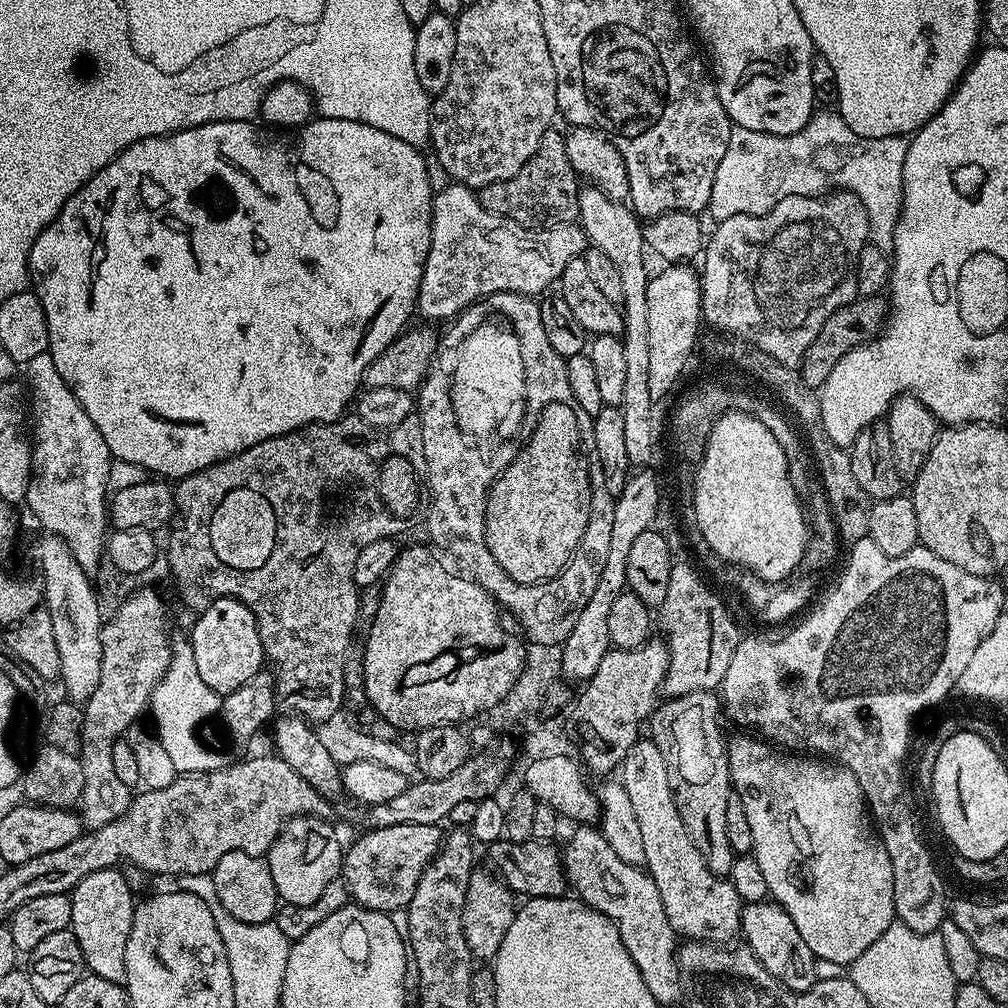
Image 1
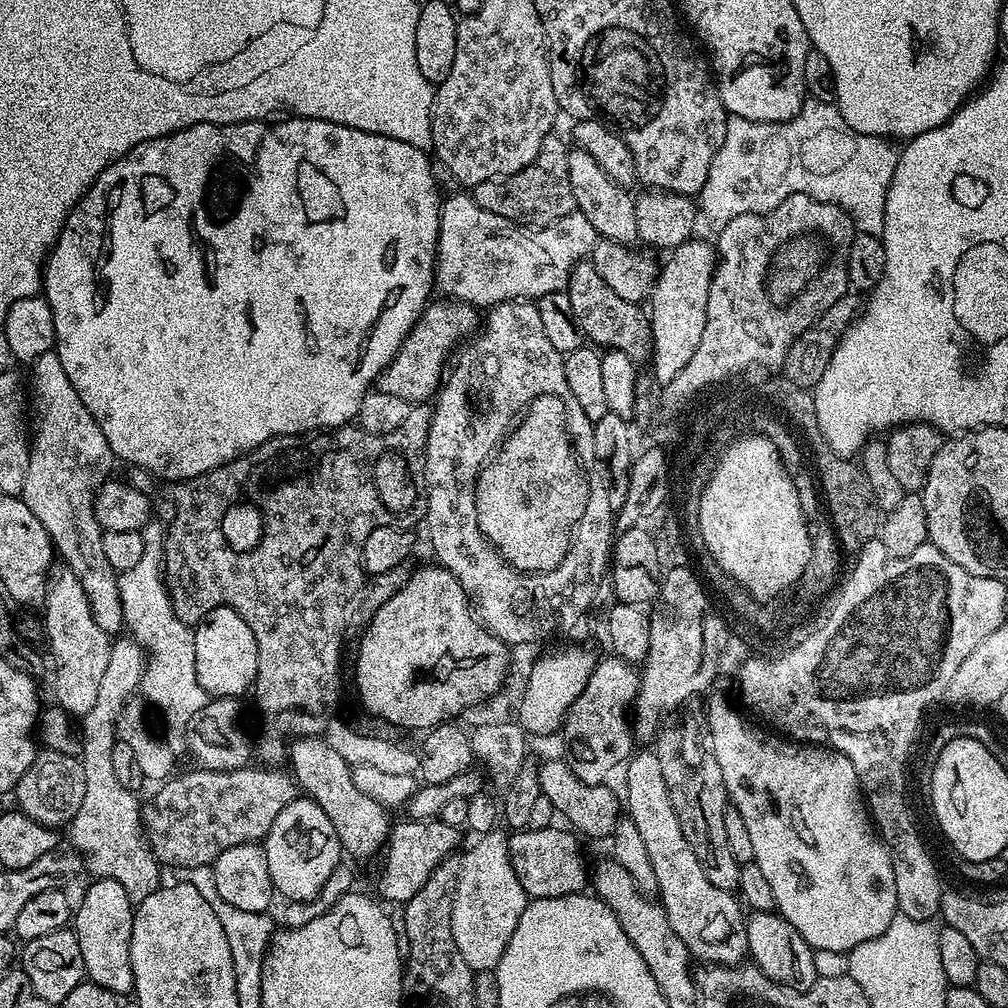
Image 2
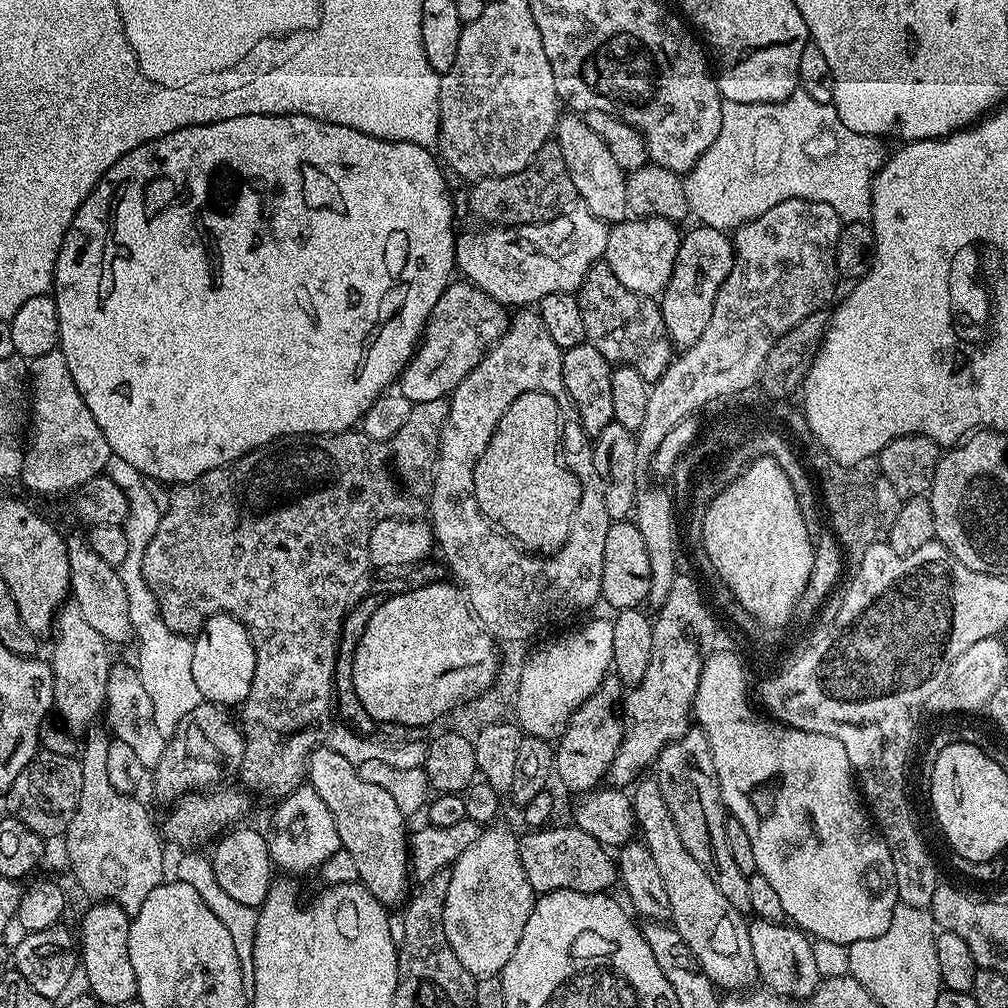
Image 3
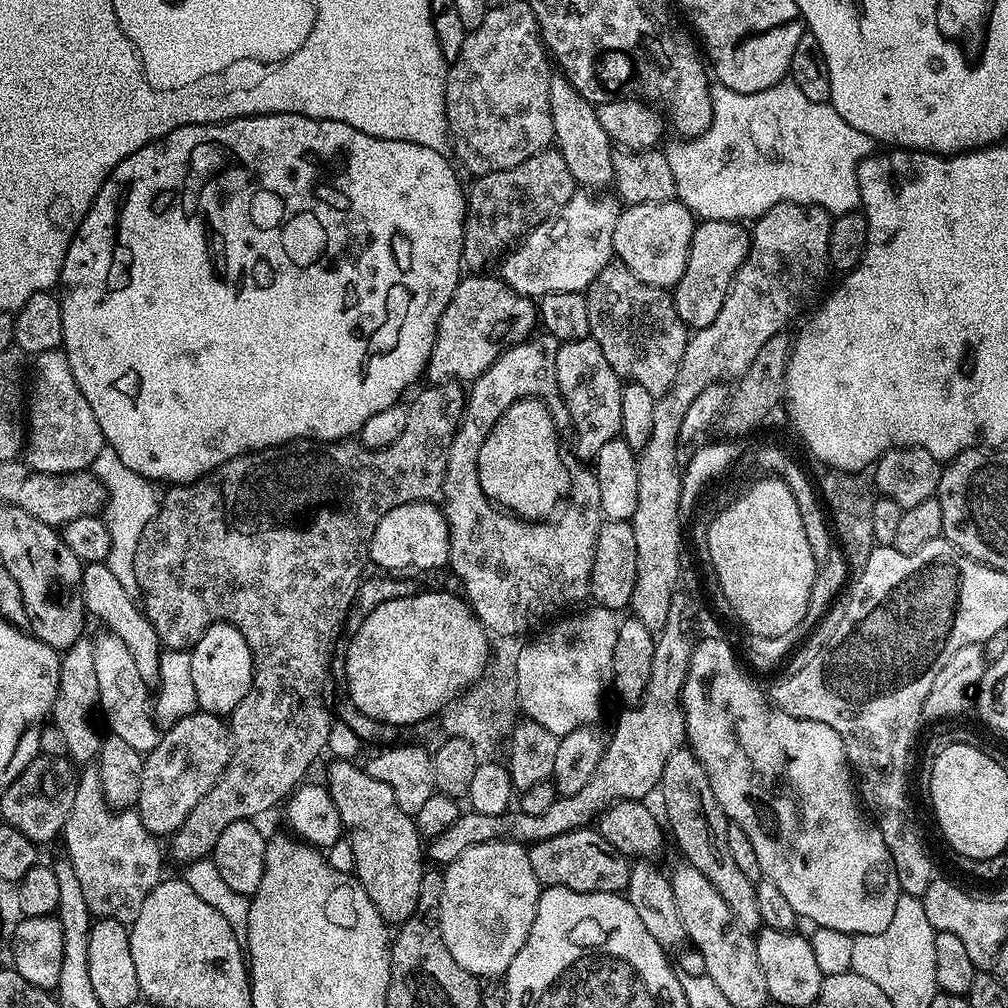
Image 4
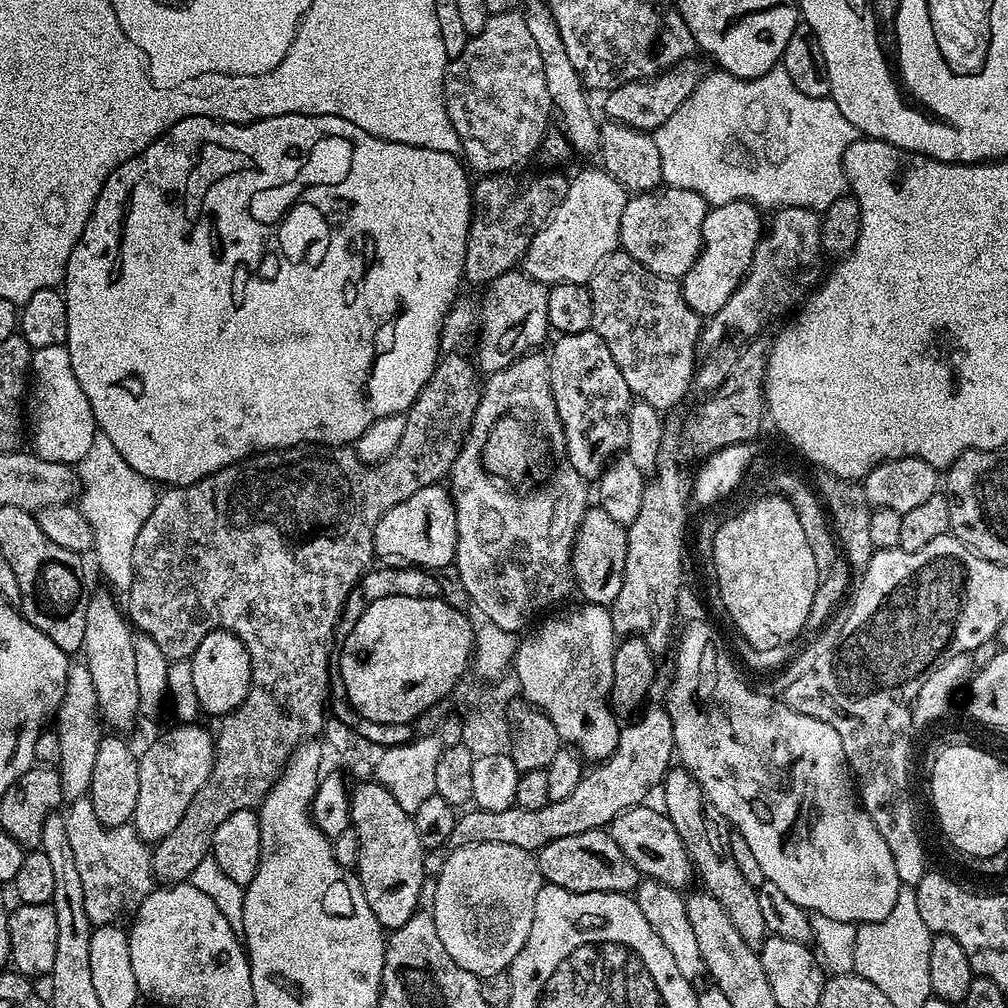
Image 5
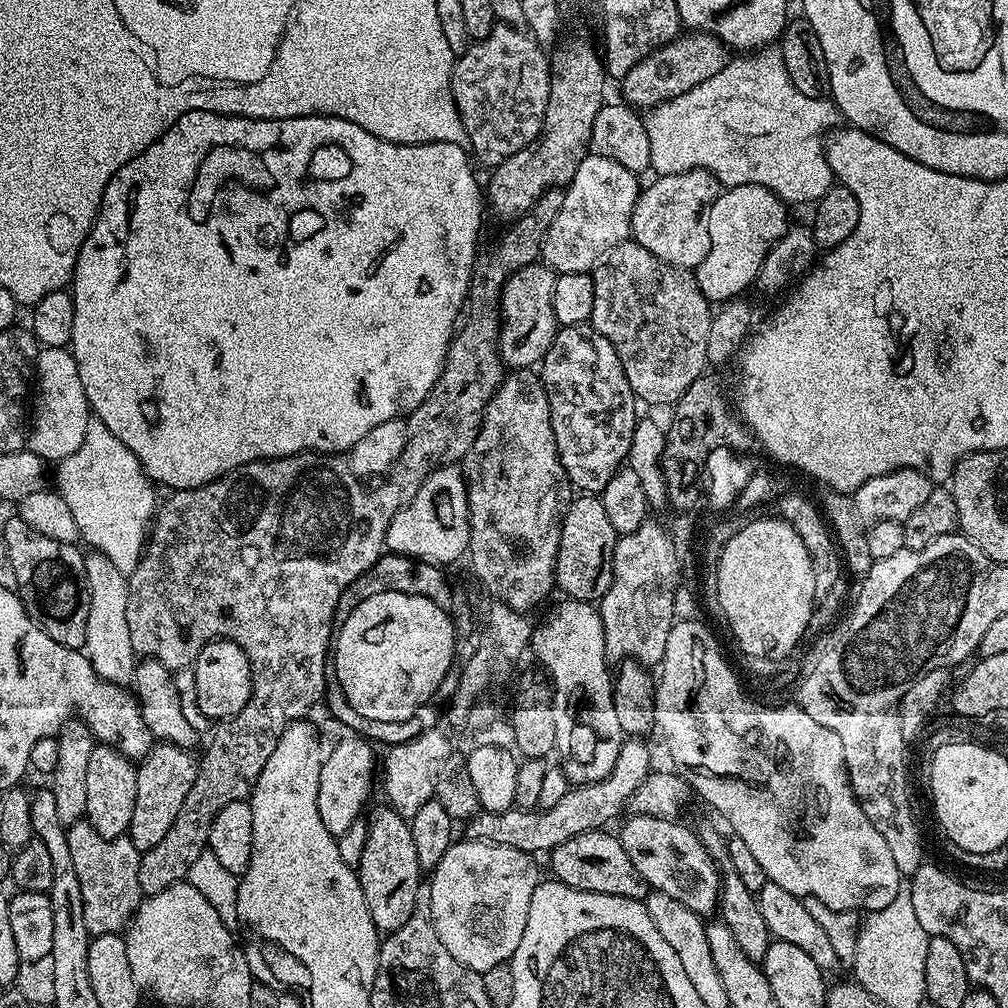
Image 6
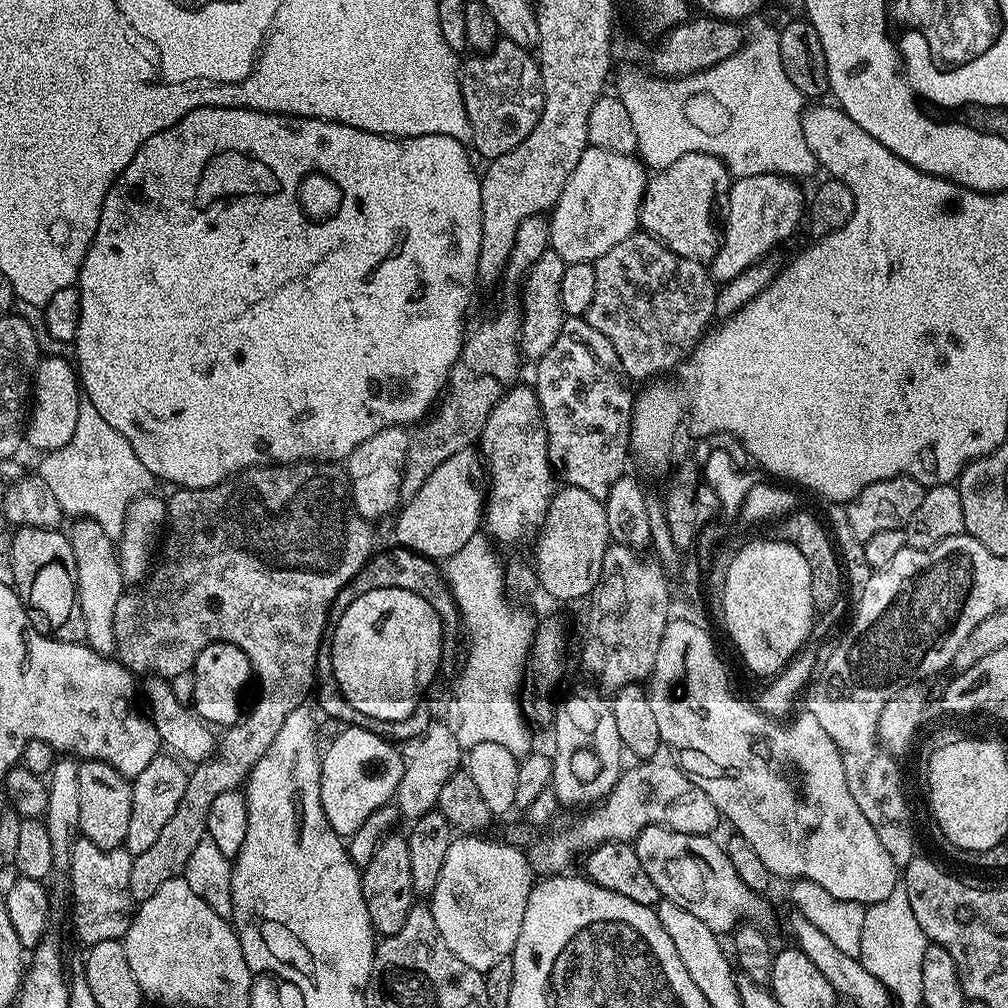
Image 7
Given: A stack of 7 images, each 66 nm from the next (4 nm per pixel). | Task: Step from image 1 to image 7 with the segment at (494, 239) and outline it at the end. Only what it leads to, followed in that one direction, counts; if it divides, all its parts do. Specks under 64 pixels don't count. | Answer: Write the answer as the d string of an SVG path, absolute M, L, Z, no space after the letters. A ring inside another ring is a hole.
M589 146L582 158L578 158L574 174L570 174L550 213L551 251L556 252L565 264L590 264L602 258L606 250L618 246L618 242L630 238L640 223L640 203L648 181L646 169L635 155L623 156Z

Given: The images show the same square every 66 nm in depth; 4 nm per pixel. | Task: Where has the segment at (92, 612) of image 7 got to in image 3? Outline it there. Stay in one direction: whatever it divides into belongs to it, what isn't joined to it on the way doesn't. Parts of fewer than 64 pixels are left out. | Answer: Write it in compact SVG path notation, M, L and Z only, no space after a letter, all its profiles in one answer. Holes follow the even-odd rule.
M113 663L109 667L102 716L103 719L108 719L109 729L107 728L107 731L115 739L126 742L126 746L132 747L135 756L142 762L146 770L156 767L156 763L160 761L166 750L168 740L165 729L156 725L152 699L150 694L146 694L146 686L142 686L139 671L133 665L131 668L128 664Z

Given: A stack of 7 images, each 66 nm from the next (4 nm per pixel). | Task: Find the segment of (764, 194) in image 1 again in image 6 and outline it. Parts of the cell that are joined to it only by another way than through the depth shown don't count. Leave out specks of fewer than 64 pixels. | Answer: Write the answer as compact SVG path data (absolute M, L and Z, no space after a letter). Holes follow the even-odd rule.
M779 47L729 59L726 70L698 82L694 90L678 98L657 104L643 119L650 140L651 171L656 176L705 168L716 177L717 185L766 186L789 206L815 205L834 187L824 142L842 117L831 99L806 98L790 82Z

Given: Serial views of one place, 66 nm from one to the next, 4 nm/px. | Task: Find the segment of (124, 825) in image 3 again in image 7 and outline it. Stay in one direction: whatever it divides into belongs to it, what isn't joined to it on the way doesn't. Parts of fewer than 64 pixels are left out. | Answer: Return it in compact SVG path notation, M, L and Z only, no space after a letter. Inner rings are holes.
M83 838L72 841L66 879L72 883L72 926L84 946L123 941L127 934L134 915L134 901L130 894L132 857L123 846L102 850Z

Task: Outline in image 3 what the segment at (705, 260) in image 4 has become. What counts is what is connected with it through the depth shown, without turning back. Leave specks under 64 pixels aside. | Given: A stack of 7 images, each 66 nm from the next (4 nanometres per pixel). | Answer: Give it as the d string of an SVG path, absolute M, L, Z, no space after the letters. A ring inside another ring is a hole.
M695 227L681 235L670 282L658 300L668 337L680 350L694 346L702 338L702 330L706 330L706 322L714 314L714 298L722 282L726 282L736 257L733 237L725 229Z

